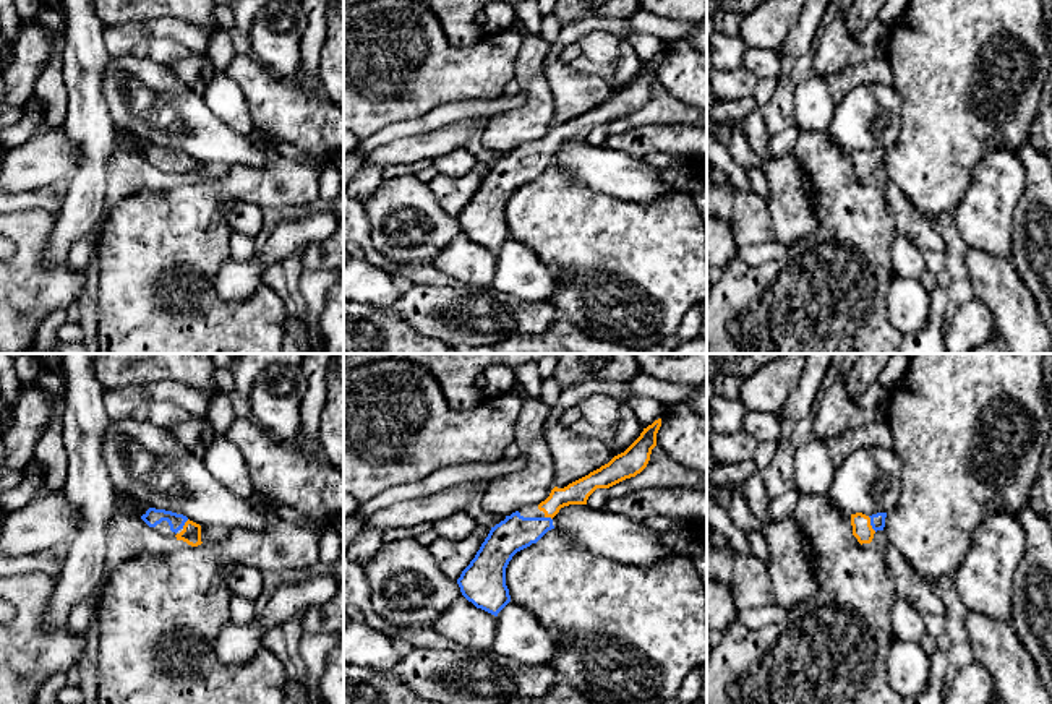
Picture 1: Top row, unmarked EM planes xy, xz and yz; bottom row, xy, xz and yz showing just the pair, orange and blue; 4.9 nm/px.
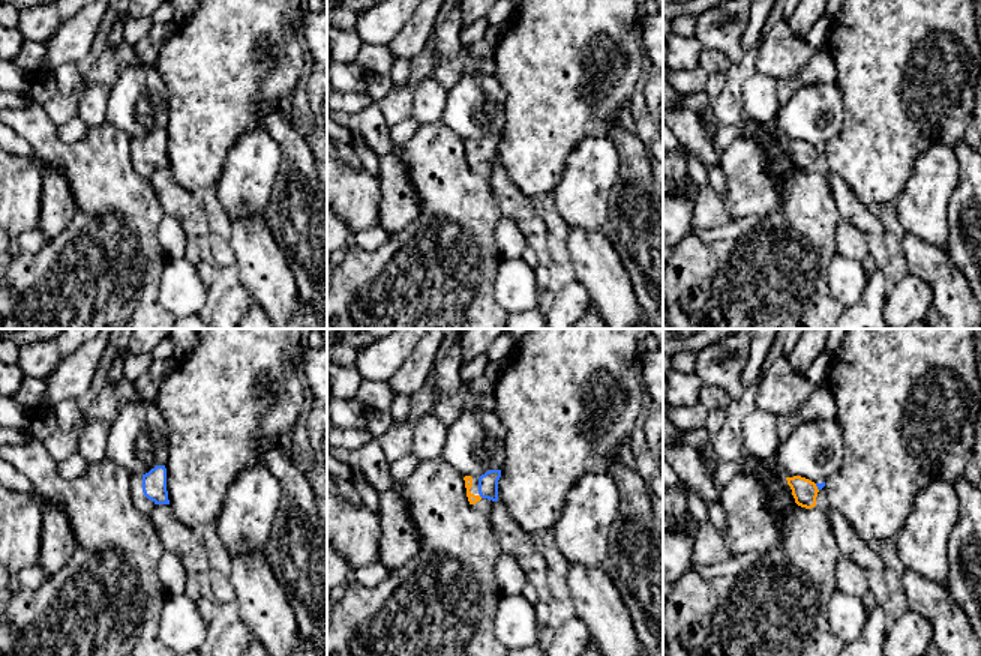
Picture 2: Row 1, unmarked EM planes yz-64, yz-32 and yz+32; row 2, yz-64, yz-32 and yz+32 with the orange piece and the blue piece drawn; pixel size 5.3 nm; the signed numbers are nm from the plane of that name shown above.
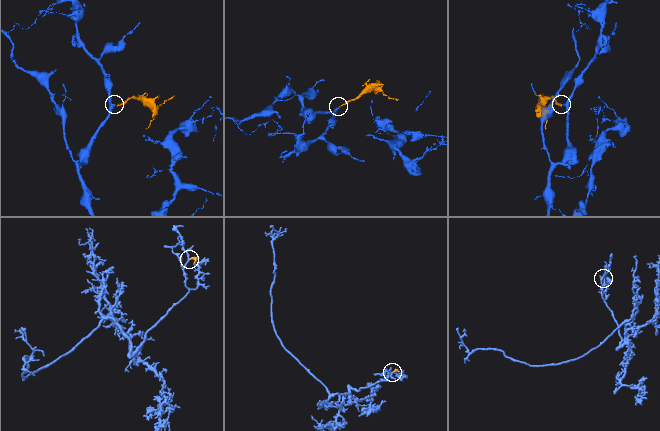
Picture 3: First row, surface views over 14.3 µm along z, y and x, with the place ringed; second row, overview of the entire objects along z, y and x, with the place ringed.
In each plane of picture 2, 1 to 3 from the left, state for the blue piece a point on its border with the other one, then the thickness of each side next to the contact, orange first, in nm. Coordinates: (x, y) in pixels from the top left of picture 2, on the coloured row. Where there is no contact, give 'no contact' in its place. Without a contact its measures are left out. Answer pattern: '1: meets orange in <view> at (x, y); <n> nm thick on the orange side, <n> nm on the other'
1: no contact
2: no contact
3: meets orange in yz+32 at (816, 487); 140 nm thick on the orange side, 30 nm on the other

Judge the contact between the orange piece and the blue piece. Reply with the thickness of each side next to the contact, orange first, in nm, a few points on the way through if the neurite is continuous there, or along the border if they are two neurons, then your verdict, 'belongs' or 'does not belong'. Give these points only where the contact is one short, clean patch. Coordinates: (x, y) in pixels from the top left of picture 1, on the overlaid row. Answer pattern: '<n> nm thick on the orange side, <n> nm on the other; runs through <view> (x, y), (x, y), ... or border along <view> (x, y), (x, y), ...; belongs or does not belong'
100 nm thick on the orange side, 80 nm on the other; runs through yz (863, 531), (869, 524), (877, 521); belongs

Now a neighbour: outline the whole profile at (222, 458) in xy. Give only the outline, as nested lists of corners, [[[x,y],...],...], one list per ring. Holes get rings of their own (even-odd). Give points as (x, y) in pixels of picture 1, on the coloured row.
[[[219,394],[206,415],[214,431],[214,441],[206,448],[204,466],[237,496],[250,498],[254,492],[246,462],[235,444],[225,438],[225,431],[235,420],[232,401]]]

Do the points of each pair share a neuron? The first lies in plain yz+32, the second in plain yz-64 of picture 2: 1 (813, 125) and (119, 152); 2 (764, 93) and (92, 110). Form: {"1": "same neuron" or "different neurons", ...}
{"1": "different neurons", "2": "same neuron"}

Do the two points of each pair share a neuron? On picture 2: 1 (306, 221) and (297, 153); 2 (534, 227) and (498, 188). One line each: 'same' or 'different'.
1: same
2: same

